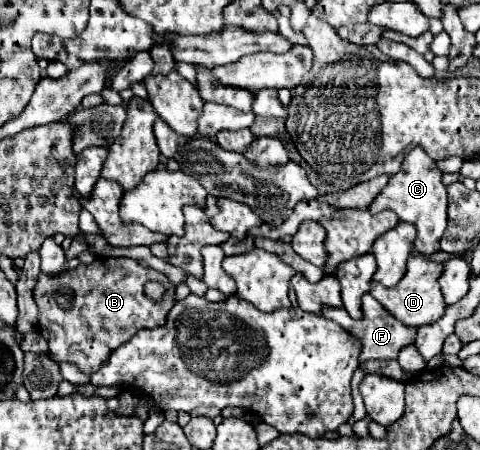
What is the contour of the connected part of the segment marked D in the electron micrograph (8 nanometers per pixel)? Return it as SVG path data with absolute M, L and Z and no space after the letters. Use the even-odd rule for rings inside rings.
M415 254L411 256L411 260L408 260L405 276L399 280L399 286L385 288L379 282L371 280L369 294L375 300L379 300L385 306L385 310L389 310L389 314L399 322L403 322L405 326L415 326L415 328L425 326L425 324L437 322L437 318L441 318L441 314L445 314L445 308L447 308L443 292L437 284L439 274L441 274L439 262L429 262L429 260L423 260L419 254Z

